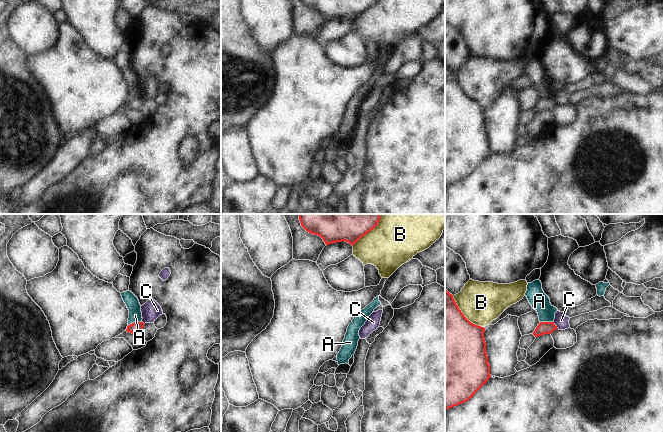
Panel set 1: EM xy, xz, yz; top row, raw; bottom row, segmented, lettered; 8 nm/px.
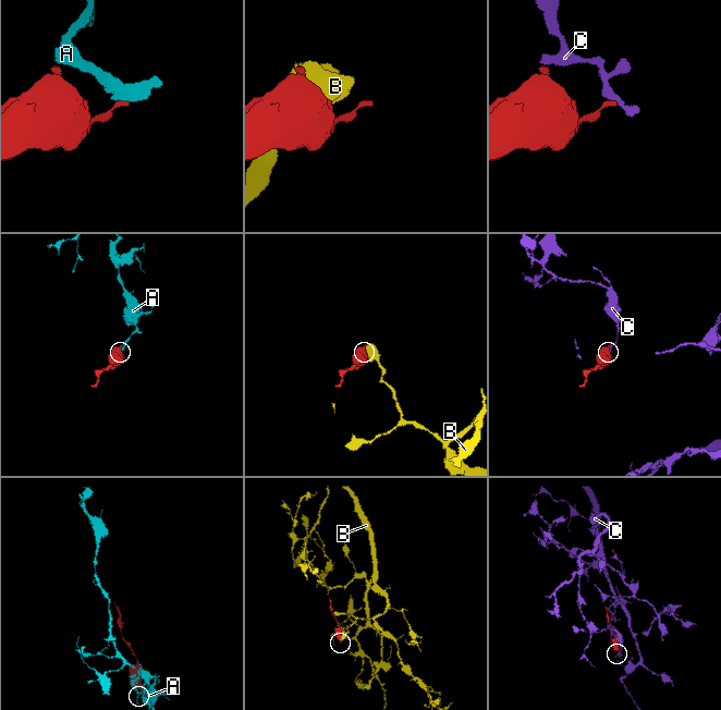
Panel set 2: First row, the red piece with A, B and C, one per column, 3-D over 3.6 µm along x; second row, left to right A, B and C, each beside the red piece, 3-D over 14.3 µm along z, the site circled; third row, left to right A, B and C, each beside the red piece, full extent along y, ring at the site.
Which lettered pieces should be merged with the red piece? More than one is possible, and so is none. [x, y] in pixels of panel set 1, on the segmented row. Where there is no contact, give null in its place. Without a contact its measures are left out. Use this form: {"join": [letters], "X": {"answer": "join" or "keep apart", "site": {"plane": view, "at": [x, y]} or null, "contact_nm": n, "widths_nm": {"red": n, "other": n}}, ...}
{"join": [], "A": {"answer": "keep apart", "site": {"plane": "xy", "at": [134, 322]}, "contact_nm": 120, "widths_nm": {"red": 100, "other": 110}}, "B": {"answer": "keep apart", "site": {"plane": "yz", "at": [463, 315]}, "contact_nm": 360, "widths_nm": {"red": 500, "other": 340}}, "C": {"answer": "keep apart", "site": {"plane": "yz", "at": [555, 325]}, "contact_nm": 80, "widths_nm": {"red": 100, "other": 110}}}

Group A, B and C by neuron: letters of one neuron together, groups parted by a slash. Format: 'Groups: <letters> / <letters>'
Groups: A / B / C

